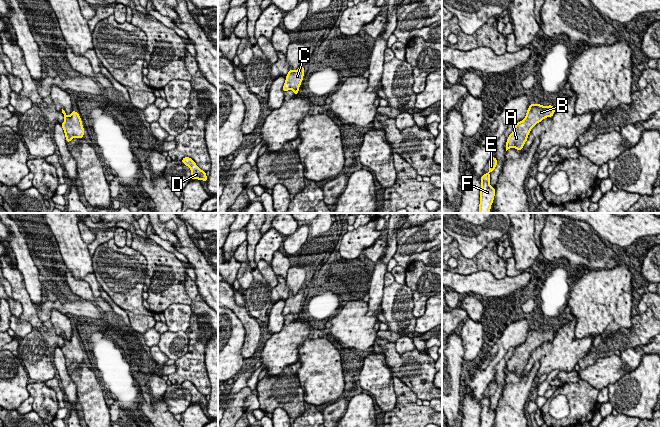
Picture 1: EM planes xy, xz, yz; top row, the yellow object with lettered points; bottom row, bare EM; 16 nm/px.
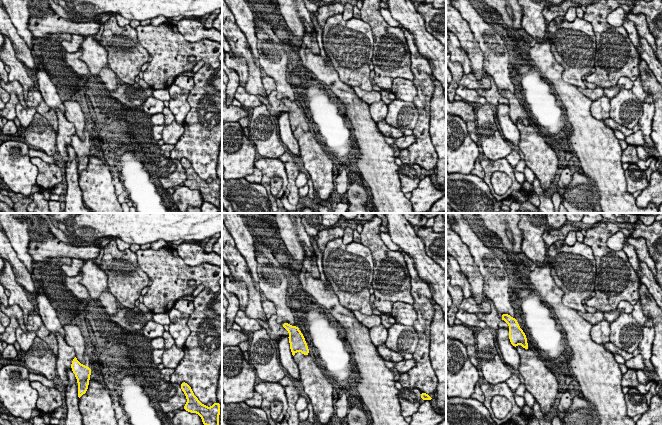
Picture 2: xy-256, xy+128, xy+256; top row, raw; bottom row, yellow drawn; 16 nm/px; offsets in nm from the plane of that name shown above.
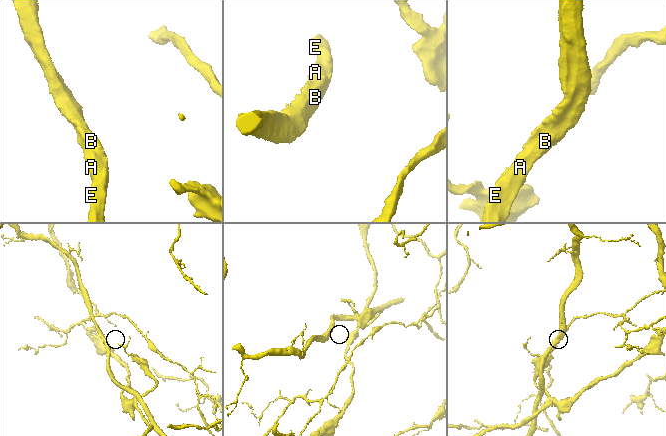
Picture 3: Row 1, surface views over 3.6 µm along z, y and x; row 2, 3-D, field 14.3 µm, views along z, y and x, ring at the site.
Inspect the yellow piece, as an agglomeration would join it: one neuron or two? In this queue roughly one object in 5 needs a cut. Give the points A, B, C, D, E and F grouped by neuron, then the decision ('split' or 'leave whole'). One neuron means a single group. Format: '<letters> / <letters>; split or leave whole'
A B C D E F; leave whole

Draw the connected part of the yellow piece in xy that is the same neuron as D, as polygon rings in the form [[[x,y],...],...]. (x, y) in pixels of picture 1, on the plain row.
[[[184,381],[181,385],[183,388],[190,392],[192,404],[198,403],[206,406],[208,405],[206,396],[201,394],[190,381]]]

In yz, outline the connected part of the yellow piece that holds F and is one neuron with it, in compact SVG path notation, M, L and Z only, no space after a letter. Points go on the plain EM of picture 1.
M492 380L489 384L489 396L482 399L481 414L480 414L480 427L493 427L496 413L490 410L490 397L494 395L497 389L497 383Z

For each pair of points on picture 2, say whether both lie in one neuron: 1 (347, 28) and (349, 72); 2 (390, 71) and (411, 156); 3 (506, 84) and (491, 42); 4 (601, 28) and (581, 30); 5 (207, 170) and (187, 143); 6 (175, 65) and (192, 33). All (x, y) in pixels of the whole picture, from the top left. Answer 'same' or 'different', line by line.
1: same
2: different
3: same
4: different
5: same
6: different

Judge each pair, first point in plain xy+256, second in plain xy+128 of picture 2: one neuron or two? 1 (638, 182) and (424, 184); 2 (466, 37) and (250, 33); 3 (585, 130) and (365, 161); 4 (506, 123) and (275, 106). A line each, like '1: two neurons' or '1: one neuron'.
1: two neurons
2: two neurons
3: one neuron
4: two neurons

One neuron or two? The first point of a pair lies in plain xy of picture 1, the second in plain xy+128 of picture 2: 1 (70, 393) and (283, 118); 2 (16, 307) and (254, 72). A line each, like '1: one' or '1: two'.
1: one
2: two

